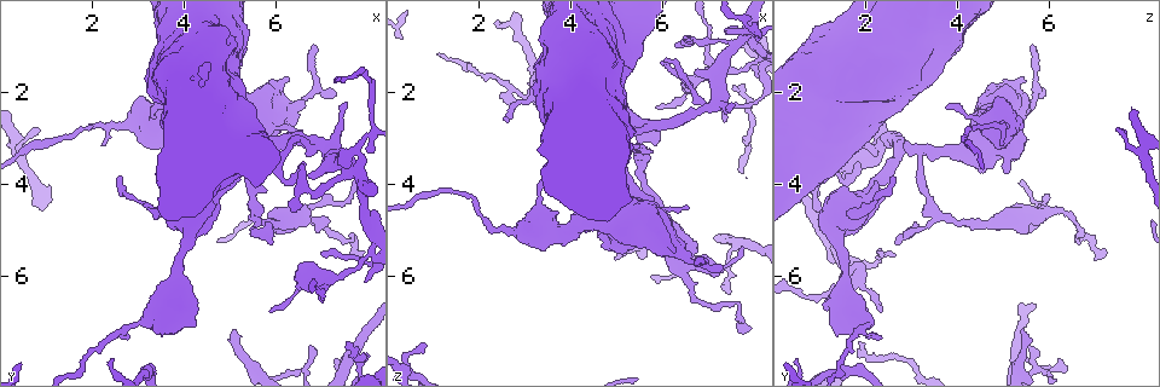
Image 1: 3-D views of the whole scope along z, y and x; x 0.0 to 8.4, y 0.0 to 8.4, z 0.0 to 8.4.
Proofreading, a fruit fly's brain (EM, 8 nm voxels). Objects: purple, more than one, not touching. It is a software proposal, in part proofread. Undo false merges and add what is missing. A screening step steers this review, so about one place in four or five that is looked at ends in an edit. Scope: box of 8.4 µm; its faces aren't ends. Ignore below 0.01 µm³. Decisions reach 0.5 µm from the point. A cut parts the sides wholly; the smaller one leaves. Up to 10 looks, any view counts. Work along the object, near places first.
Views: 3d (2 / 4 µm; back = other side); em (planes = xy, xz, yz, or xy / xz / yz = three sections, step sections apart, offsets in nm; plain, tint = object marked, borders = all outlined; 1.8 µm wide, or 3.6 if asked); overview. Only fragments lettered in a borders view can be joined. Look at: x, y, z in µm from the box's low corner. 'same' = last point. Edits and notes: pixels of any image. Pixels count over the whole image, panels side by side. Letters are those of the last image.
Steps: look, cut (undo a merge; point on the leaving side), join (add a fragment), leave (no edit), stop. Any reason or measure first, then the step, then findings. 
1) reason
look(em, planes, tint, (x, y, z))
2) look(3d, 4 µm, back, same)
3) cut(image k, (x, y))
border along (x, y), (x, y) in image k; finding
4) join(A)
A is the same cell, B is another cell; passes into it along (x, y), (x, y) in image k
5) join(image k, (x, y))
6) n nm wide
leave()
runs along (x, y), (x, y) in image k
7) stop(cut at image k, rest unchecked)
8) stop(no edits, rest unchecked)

look(em, planes, borders, (7.25, 3.50, 0.70))

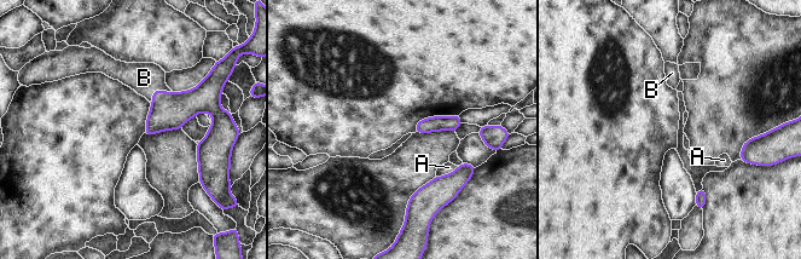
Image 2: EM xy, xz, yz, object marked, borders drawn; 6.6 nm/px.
join(B)
B is the same cell, A is another cell; it goes on there

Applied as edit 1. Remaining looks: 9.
see it whole again
look(overview)

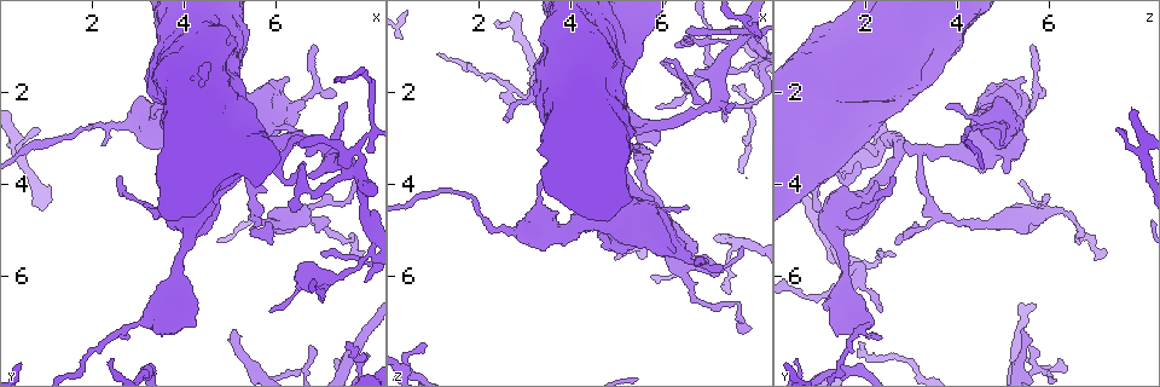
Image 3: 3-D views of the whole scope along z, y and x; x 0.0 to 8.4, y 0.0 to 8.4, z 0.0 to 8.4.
thin end
look(em, 3.6 µm, xz, step 8, borders, (6.85, 0.95, 5.55))

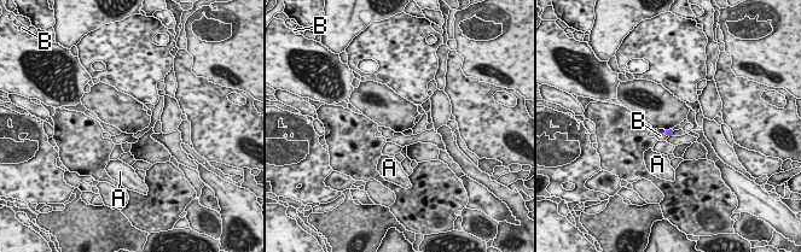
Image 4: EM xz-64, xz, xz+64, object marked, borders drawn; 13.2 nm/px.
leave()
A and B are other cells; border along (663, 130), (668, 136) in image 4; no lettered fragment goes on from it

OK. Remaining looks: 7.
free end
look(3d, 4 µm, (5.10, 7.20, 5.35))

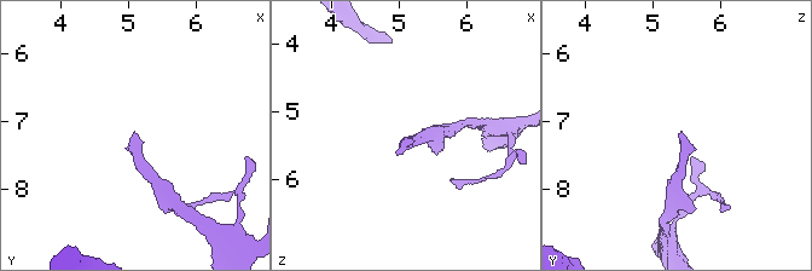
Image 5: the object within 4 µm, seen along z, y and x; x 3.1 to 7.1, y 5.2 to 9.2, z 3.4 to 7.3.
look(em, yz, step 8, borders, (5.05, 7.15, 5.45))

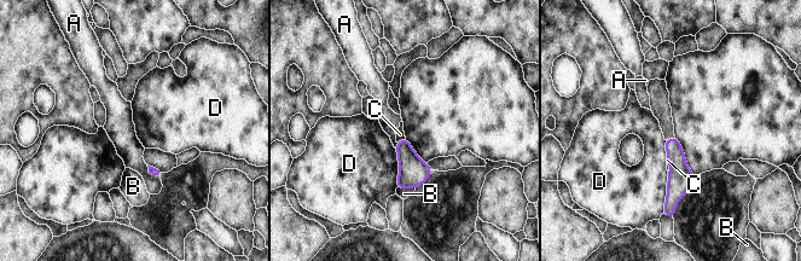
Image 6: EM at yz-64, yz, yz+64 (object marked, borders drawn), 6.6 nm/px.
join(C)
C is the same cell, A, B and D are other cells; passes into it along (679, 174), (669, 138), (660, 104) in image 6; the cell continues

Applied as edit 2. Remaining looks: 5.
look(overview)

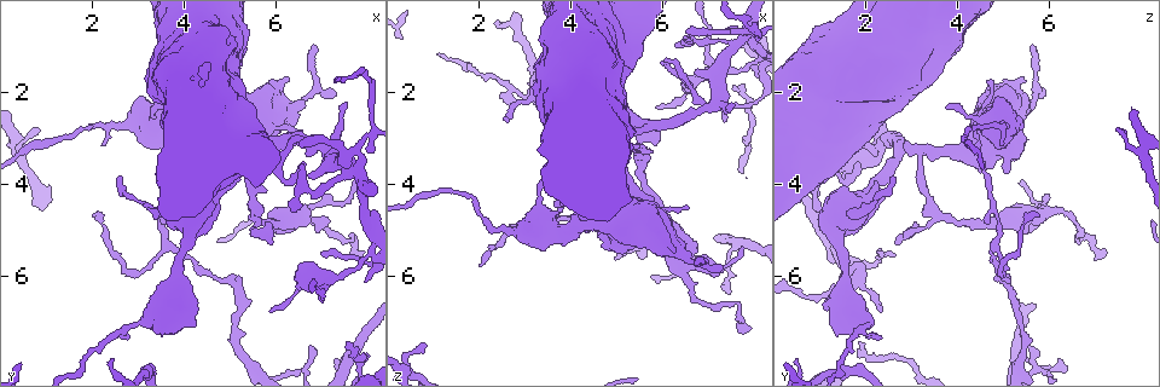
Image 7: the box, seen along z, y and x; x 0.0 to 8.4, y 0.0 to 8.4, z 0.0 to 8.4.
thick turns thin
look(3d, 2 µm, (2.50, 2.70, 5.00))

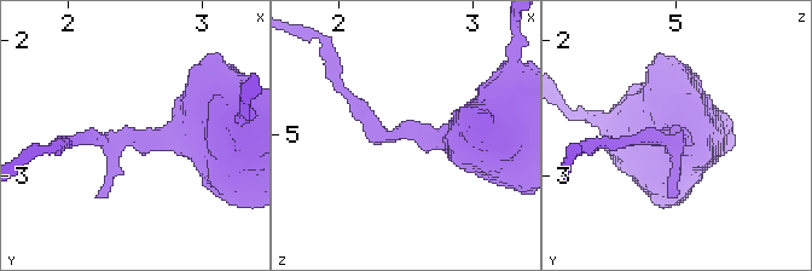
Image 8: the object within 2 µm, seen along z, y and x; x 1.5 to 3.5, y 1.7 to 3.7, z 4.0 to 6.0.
look(em, planes, borders, (2.54, 2.72, 4.96))

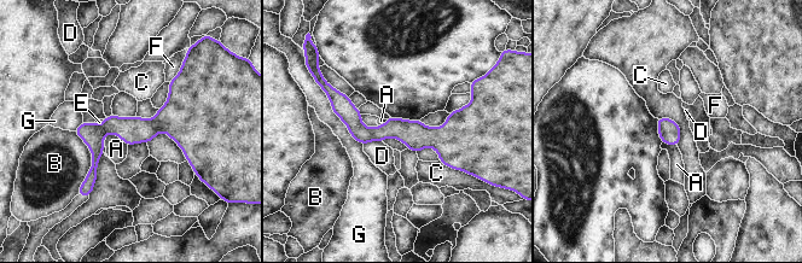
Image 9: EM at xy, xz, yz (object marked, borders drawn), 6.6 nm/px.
leave()
A, B, C, D, E, F and G are other cells; border along (105, 134), (116, 134), (127, 145) in image 9; continuous, no second cell

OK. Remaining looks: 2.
stop(join at image 2, join at image 6, rest unchecked)

